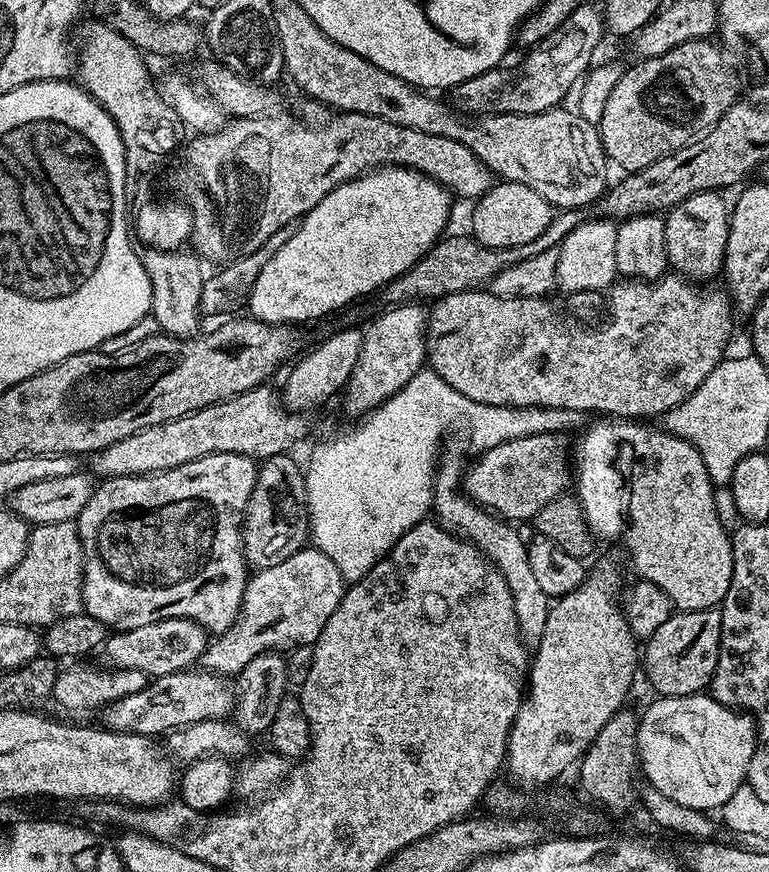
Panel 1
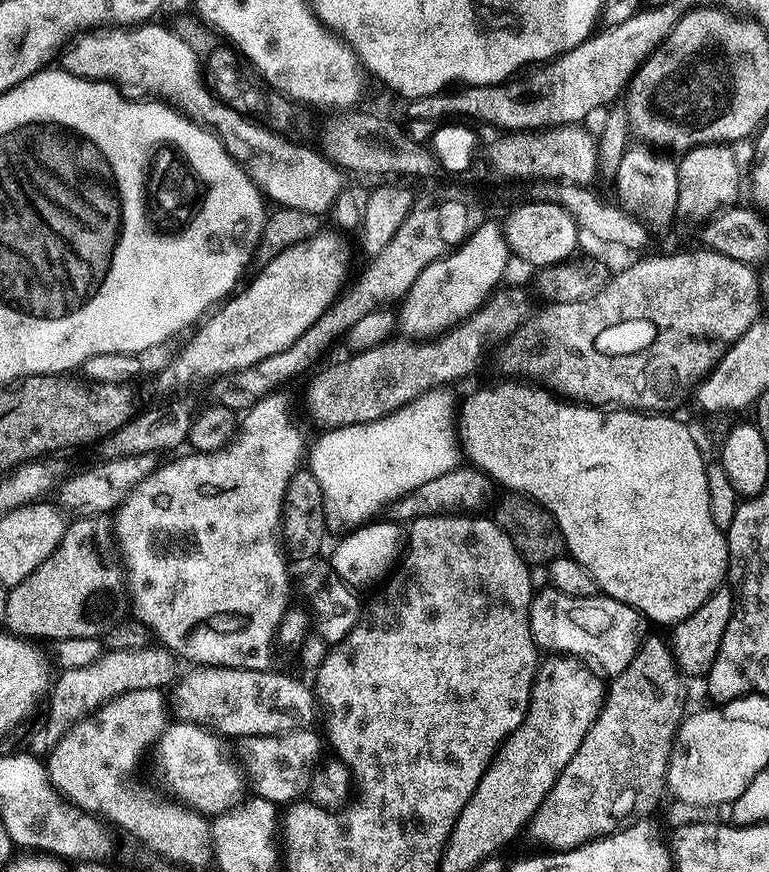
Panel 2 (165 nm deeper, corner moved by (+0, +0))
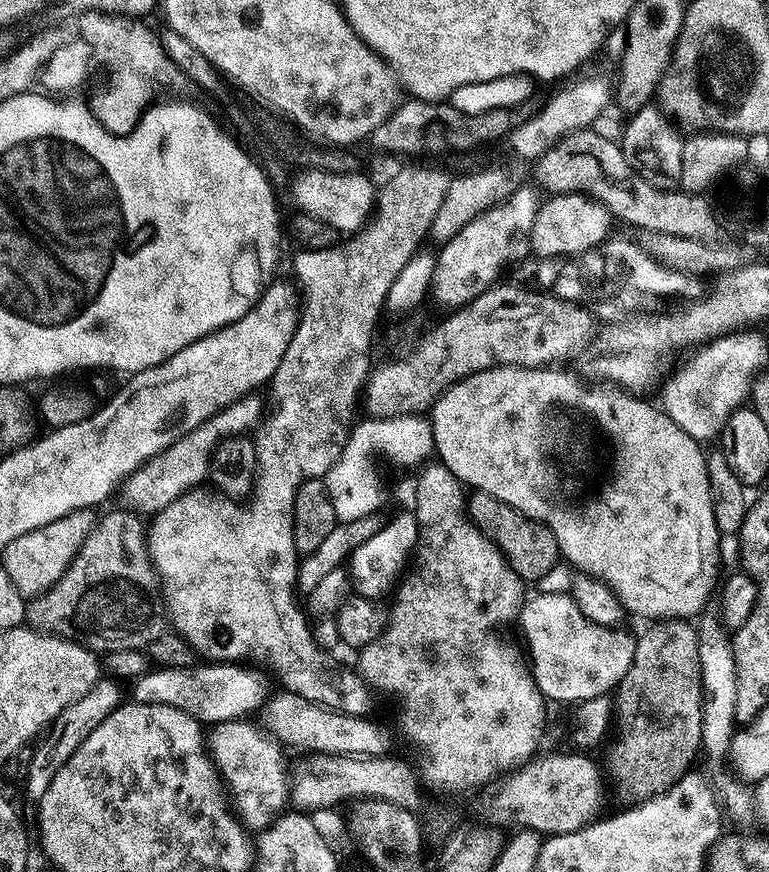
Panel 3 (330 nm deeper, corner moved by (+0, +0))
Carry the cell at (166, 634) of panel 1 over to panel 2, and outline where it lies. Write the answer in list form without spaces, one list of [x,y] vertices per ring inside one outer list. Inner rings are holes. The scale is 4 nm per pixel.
[[[149,646],[132,650],[118,650],[117,652],[108,650],[101,654],[94,662],[90,662],[88,666],[63,669],[59,673],[60,677],[57,680],[55,677],[54,683],[51,685],[50,695],[47,697],[47,700],[49,699],[48,721],[45,722],[44,729],[33,738],[33,746],[44,748],[43,750],[55,748],[56,743],[71,730],[73,725],[84,719],[84,717],[92,715],[97,708],[108,703],[115,696],[121,696],[130,690],[146,690],[147,688],[167,689],[177,679],[178,671],[176,672],[176,664],[178,665],[177,657],[169,652],[167,648],[163,646]]]

